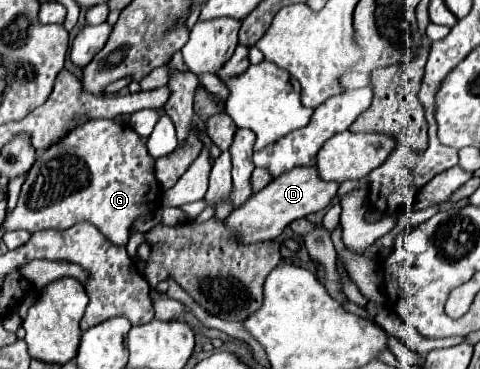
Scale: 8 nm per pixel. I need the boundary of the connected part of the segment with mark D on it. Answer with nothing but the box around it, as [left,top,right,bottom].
[225,166,339,244]

